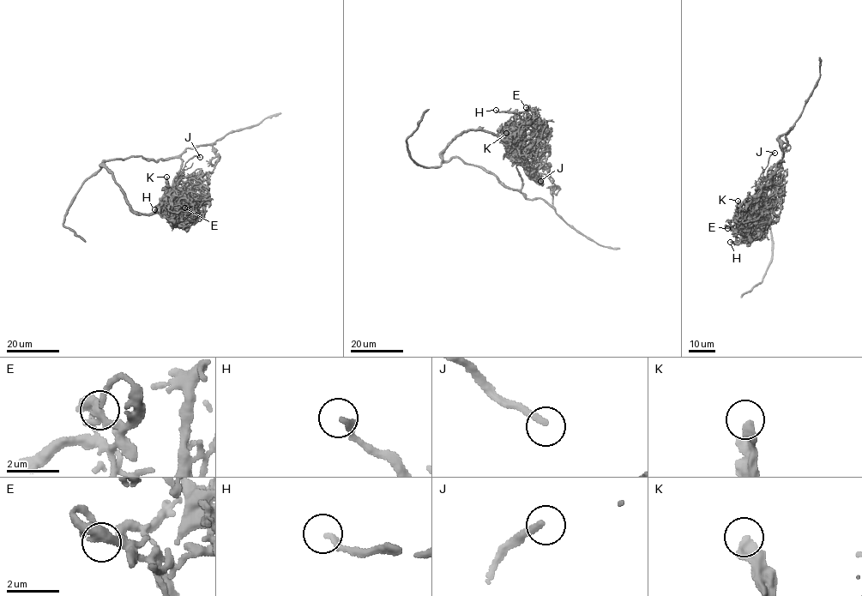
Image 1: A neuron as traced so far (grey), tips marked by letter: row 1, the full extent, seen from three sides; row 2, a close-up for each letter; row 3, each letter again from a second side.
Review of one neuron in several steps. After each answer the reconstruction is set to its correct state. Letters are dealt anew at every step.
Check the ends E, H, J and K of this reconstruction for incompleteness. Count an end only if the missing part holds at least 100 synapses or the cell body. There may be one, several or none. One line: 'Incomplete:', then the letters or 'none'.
Incomplete: none

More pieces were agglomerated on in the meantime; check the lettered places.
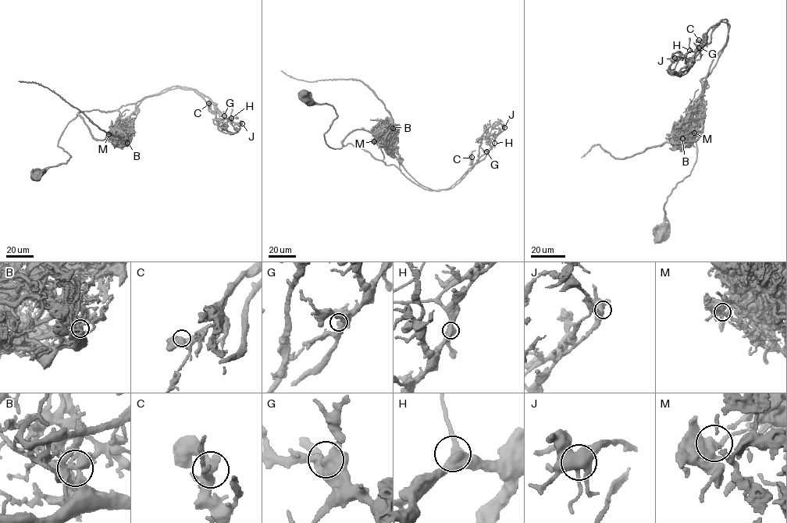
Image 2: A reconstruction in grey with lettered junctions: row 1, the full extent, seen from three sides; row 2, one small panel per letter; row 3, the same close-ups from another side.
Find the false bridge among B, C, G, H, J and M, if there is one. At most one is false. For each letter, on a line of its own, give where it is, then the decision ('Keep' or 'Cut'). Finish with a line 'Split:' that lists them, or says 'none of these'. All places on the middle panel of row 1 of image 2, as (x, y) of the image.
B: Place: (393, 128). Cut
C: Place: (471, 157). Keep
G: Place: (486, 151). Keep
H: Place: (494, 143). Keep
J: Place: (504, 127). Keep
M: Place: (374, 141). Keep
Split: B

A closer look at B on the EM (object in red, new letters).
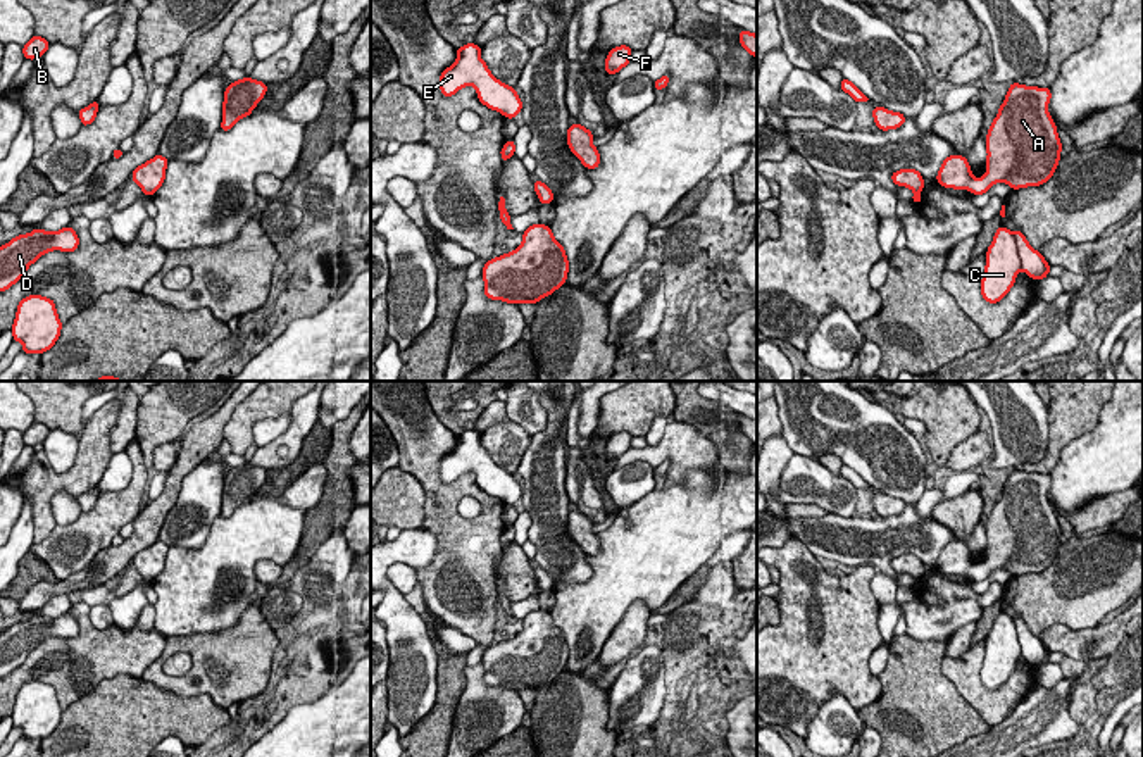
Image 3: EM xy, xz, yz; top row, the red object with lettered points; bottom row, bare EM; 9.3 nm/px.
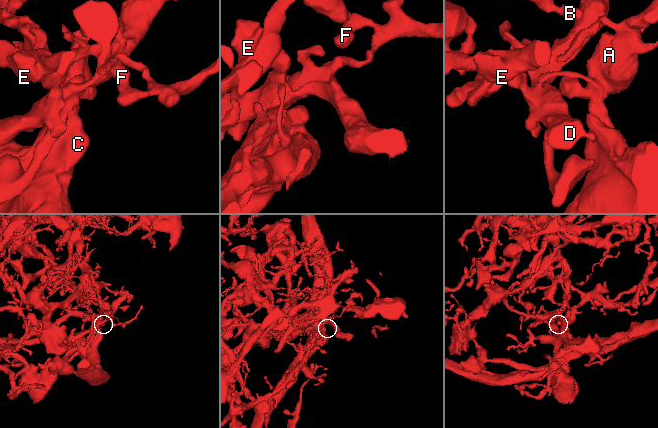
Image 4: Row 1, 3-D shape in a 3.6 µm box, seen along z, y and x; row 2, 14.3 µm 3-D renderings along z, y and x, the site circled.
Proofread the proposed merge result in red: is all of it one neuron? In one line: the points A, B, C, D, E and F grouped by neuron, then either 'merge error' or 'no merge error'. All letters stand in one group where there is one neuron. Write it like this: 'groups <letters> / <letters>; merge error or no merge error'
groups A B D E F / C; merge error

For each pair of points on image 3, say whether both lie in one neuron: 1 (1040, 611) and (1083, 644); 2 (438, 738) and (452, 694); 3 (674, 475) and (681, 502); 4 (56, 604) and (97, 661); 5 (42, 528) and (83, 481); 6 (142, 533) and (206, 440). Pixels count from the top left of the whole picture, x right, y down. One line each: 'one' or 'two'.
1: two
2: one
3: two
4: two
5: one
6: one

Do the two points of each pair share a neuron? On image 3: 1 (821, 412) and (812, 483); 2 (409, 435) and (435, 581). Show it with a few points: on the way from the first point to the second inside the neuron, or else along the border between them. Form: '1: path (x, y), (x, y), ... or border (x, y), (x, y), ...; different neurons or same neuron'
1: border (793, 452), (816, 459); different neurons
2: path (426, 471), (442, 499), (447, 545); same neuron

